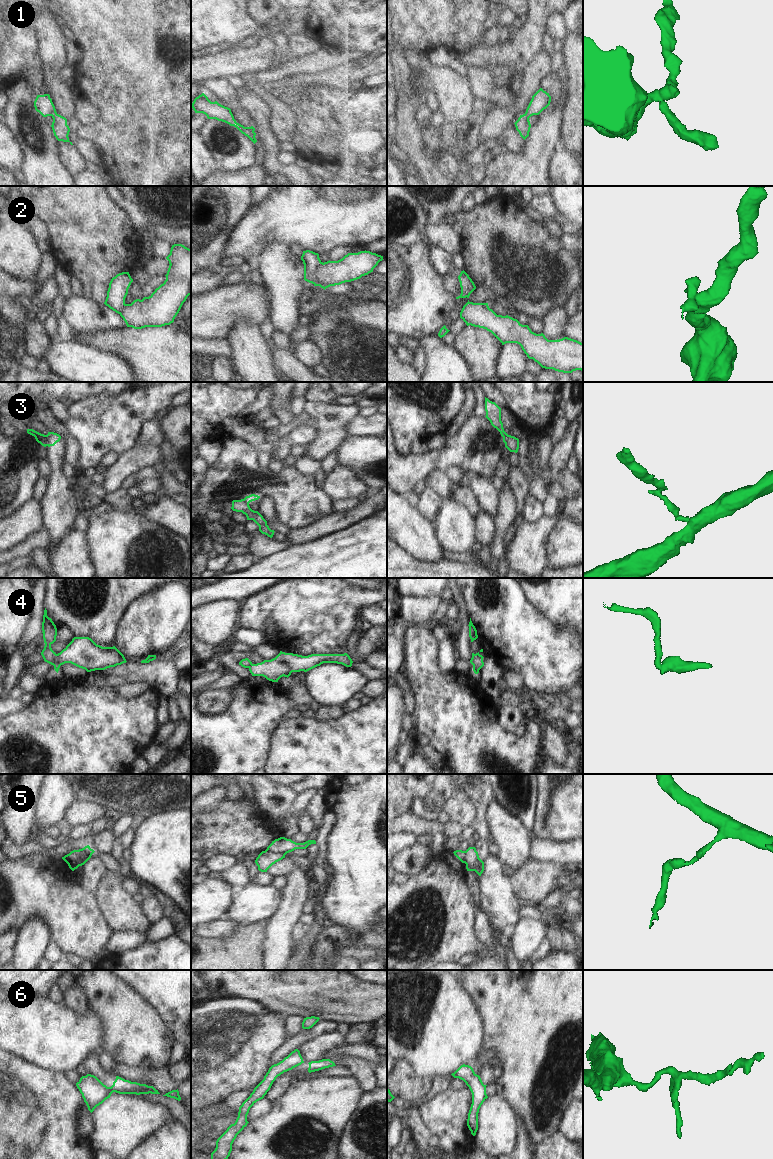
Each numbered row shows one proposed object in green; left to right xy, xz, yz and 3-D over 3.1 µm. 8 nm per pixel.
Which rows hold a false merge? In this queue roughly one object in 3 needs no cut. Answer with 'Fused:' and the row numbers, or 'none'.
Fused: 1, 2, 3, 4, 5, 6

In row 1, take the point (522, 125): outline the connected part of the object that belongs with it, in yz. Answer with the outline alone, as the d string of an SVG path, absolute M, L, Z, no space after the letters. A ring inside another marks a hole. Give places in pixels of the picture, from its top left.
M528 114L520 115L518 120L514 123L516 130L520 136L525 140L529 136L531 124L529 121L530 116Z

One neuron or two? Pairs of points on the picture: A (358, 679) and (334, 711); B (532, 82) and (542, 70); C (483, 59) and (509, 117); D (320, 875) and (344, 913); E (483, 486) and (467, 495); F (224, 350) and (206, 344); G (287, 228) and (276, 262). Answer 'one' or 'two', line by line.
A: two
B: one
C: two
D: two
E: two
F: one
G: two

